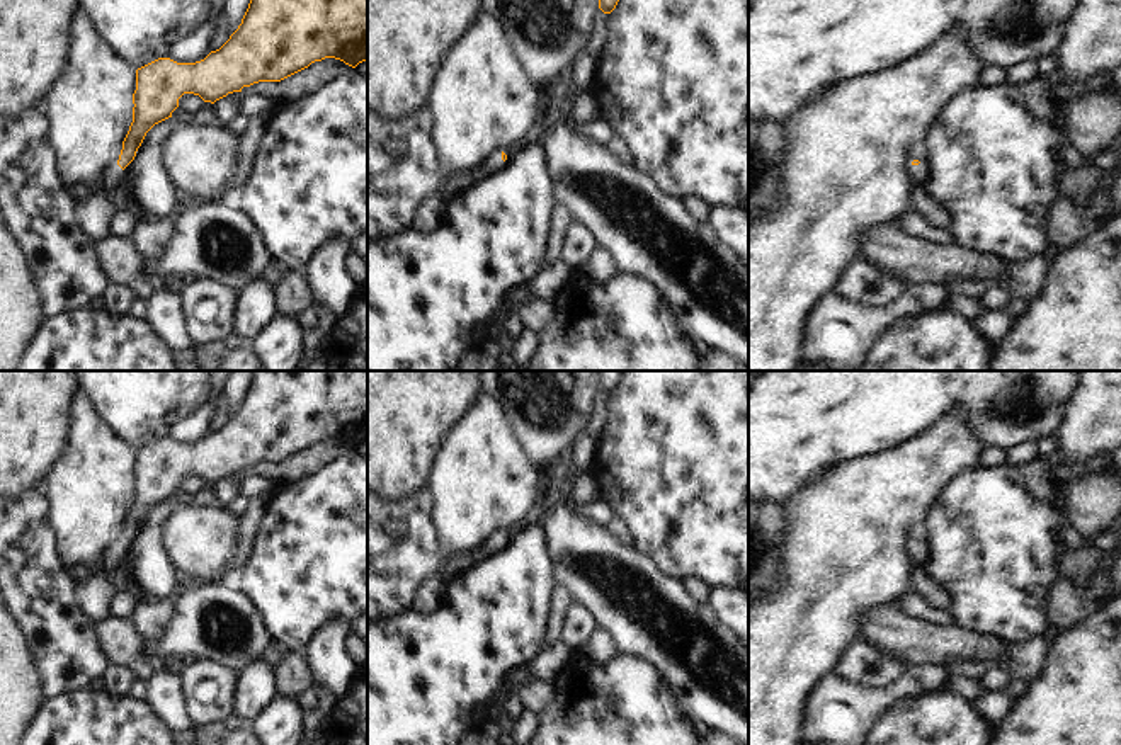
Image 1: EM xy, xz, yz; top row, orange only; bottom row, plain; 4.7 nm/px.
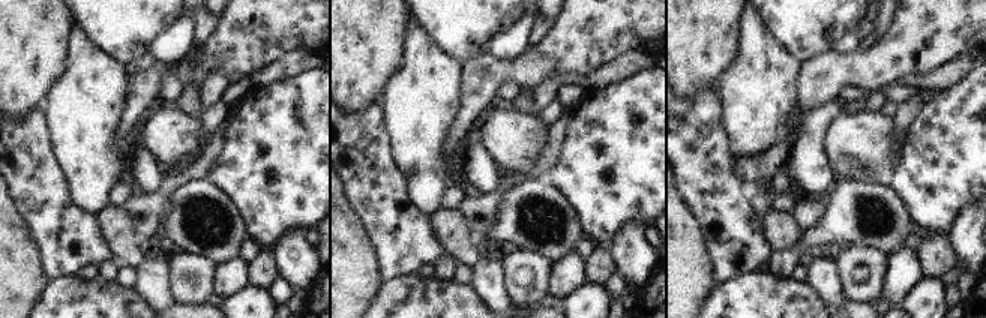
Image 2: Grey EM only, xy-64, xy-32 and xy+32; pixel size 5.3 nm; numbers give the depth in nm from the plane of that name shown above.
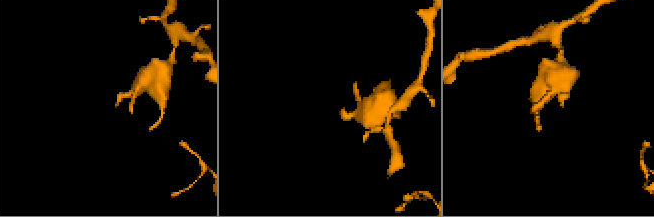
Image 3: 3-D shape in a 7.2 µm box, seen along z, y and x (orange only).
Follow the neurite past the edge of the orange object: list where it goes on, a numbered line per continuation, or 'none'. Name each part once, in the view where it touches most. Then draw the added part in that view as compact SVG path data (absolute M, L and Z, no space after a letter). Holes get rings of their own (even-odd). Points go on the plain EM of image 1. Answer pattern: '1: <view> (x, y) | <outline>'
1: xz (453, 567) | M502 532L488 537L481 546L471 549L466 554L442 561L437 577L447 583L454 577L469 570L476 561L504 548Z

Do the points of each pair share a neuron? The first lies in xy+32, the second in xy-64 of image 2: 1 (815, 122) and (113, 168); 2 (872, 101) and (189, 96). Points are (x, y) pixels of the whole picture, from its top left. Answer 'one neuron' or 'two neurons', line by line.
1: two neurons
2: two neurons

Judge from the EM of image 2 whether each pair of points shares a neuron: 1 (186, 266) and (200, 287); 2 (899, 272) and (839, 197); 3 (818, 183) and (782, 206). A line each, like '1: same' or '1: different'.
1: same
2: different
3: different

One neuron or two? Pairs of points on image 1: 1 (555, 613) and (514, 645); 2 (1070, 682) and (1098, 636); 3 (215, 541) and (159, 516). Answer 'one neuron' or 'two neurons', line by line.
1: two neurons
2: one neuron
3: two neurons

